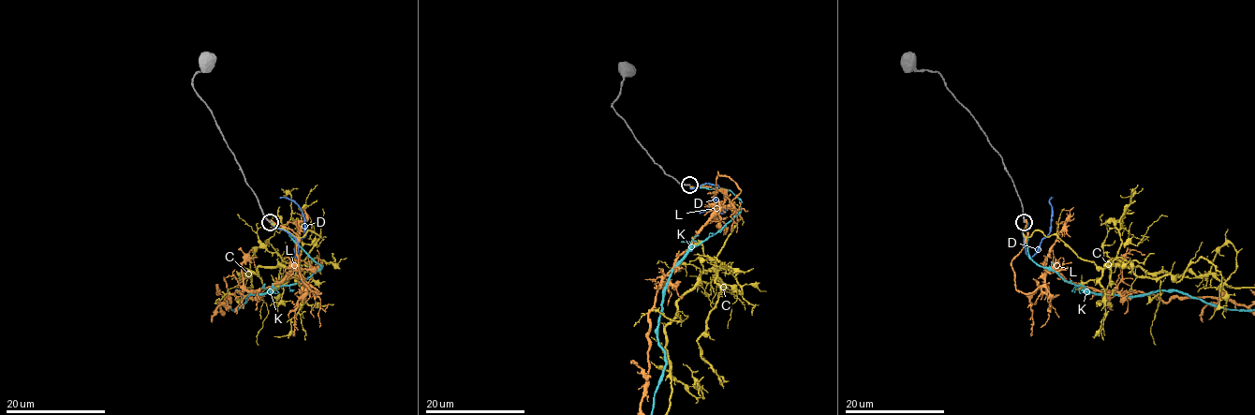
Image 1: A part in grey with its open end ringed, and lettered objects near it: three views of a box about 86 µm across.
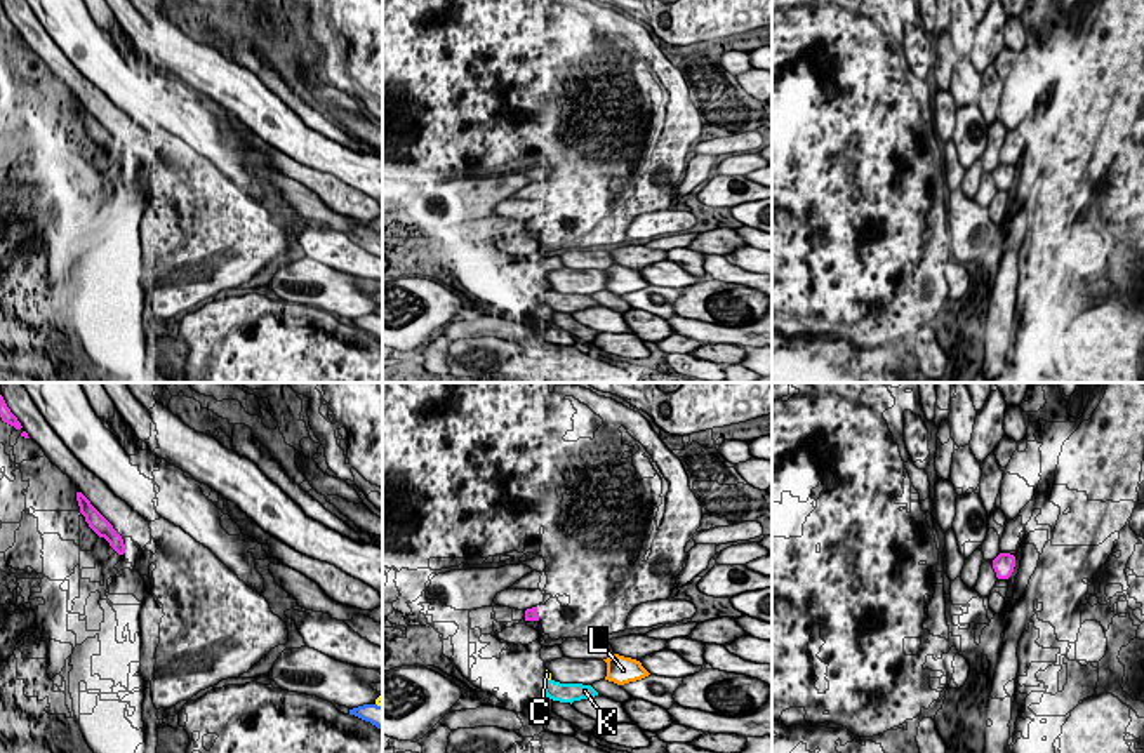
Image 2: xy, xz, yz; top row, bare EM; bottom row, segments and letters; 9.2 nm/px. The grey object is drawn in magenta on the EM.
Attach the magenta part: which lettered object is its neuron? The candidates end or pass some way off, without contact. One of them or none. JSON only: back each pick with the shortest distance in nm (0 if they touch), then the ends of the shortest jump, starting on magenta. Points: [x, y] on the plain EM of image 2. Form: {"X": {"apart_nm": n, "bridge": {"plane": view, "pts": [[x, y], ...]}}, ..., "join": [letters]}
{"join": []}

